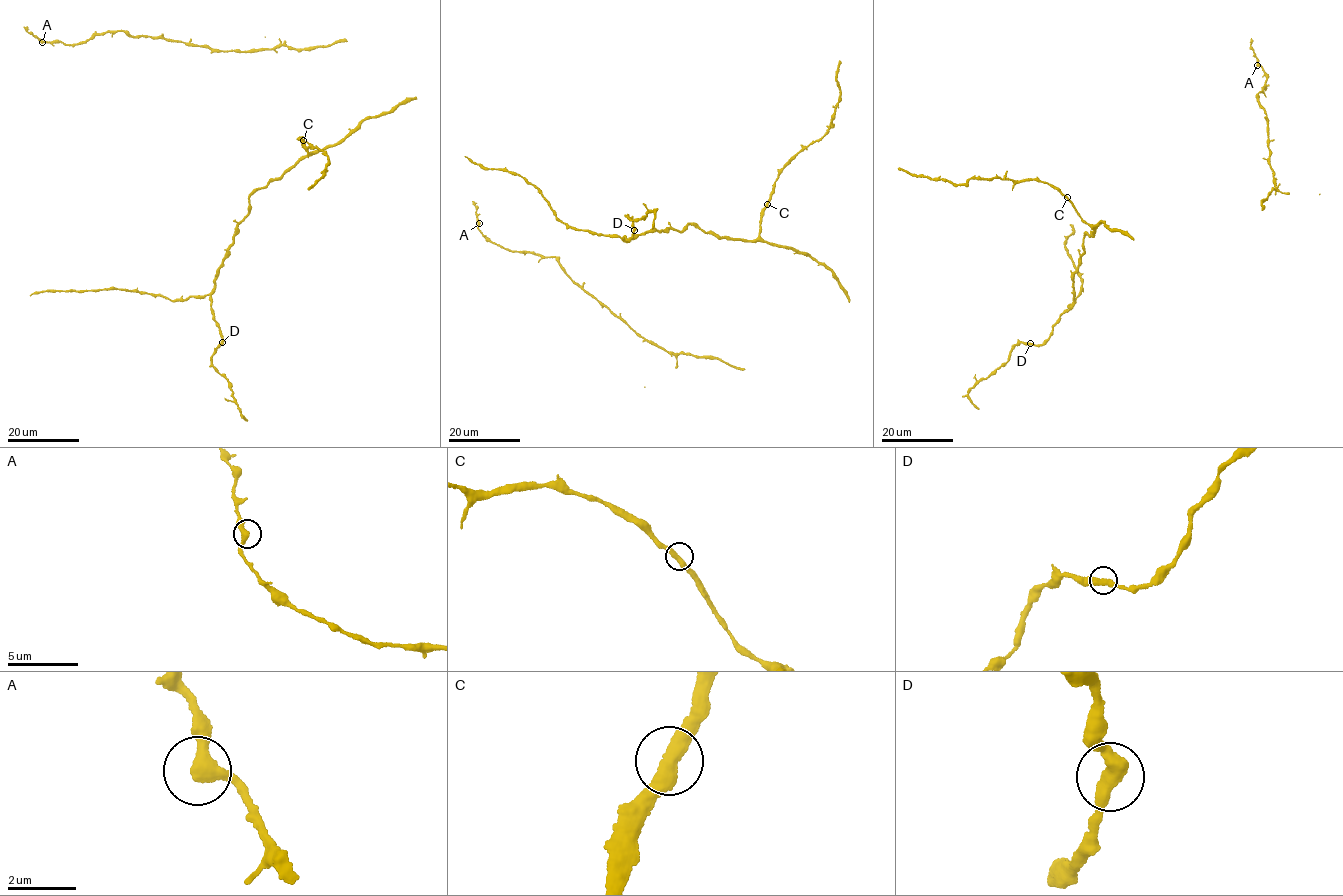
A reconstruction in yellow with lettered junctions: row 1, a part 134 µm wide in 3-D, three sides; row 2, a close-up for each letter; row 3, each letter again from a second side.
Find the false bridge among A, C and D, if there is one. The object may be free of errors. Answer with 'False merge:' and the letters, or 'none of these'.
False merge: none of these

